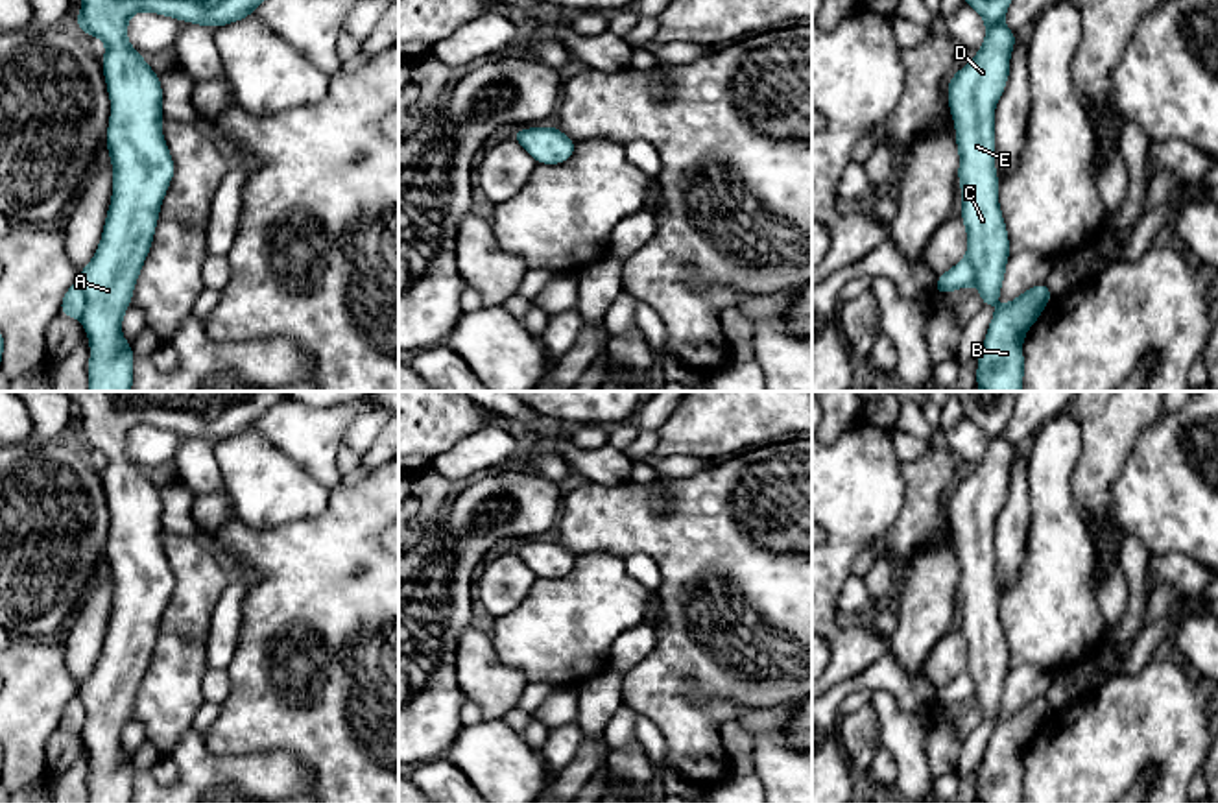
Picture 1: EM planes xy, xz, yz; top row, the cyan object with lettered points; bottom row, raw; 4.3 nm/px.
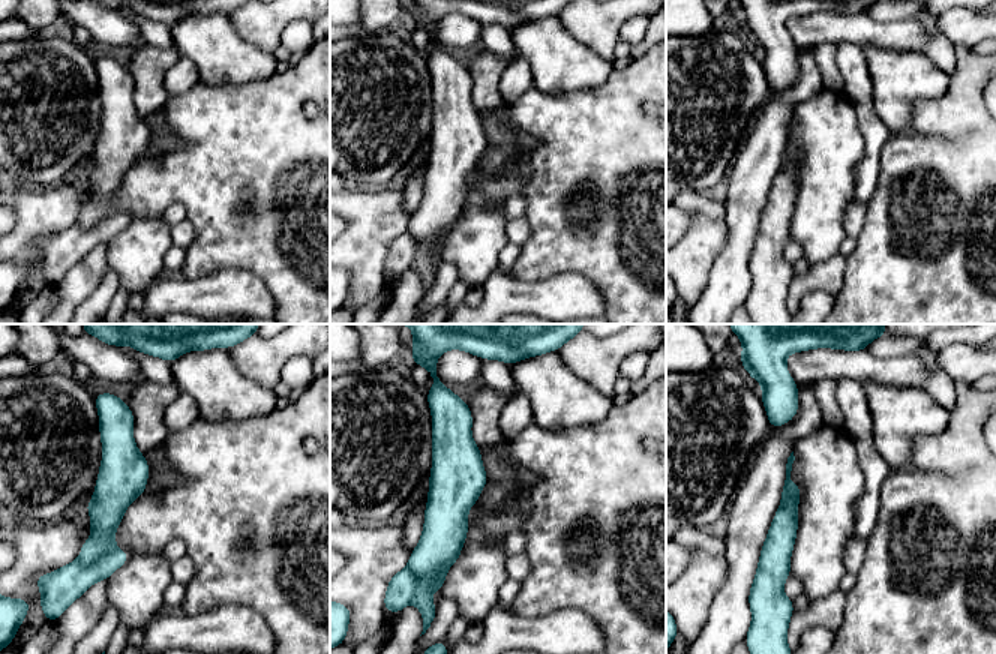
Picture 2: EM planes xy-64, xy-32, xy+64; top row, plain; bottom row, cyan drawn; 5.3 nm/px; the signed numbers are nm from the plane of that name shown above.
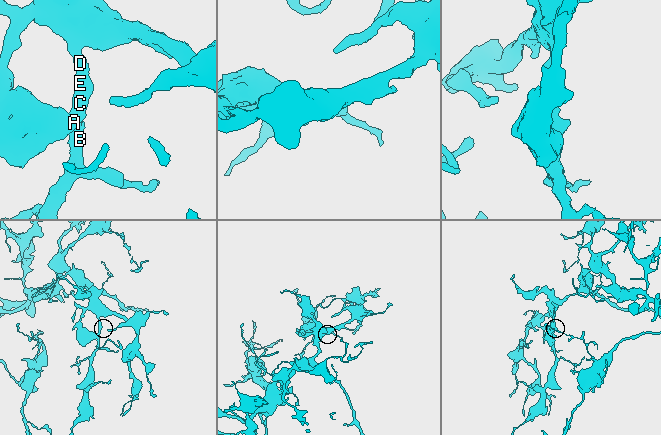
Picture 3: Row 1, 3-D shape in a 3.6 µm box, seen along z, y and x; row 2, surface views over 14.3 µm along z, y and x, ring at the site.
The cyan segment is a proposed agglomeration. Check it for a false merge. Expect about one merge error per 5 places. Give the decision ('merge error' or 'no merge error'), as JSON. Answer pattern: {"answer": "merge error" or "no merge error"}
{"answer": "no merge error"}

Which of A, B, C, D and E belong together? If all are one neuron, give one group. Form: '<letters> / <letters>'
A B C D E

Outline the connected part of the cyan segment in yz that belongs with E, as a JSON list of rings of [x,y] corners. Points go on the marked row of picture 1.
[[[965,0],[985,22],[985,39],[976,57],[949,81],[949,111],[954,118],[960,153],[961,220],[967,257],[937,275],[934,294],[945,295],[973,282],[984,306],[998,301],[1009,238],[998,207],[1000,181],[995,170],[995,105],[1009,78],[1017,35],[1004,24],[1011,0]]]

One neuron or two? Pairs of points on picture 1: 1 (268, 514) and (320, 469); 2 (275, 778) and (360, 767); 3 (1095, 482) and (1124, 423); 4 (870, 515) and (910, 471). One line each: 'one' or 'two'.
1: two
2: two
3: one
4: two

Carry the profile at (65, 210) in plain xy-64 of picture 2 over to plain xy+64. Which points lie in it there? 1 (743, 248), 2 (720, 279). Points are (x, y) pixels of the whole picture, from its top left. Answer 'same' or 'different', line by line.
1: different
2: different

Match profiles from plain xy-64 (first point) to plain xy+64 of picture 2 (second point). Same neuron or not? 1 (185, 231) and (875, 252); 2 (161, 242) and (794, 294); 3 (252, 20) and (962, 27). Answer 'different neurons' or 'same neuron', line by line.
1: different neurons
2: different neurons
3: different neurons

